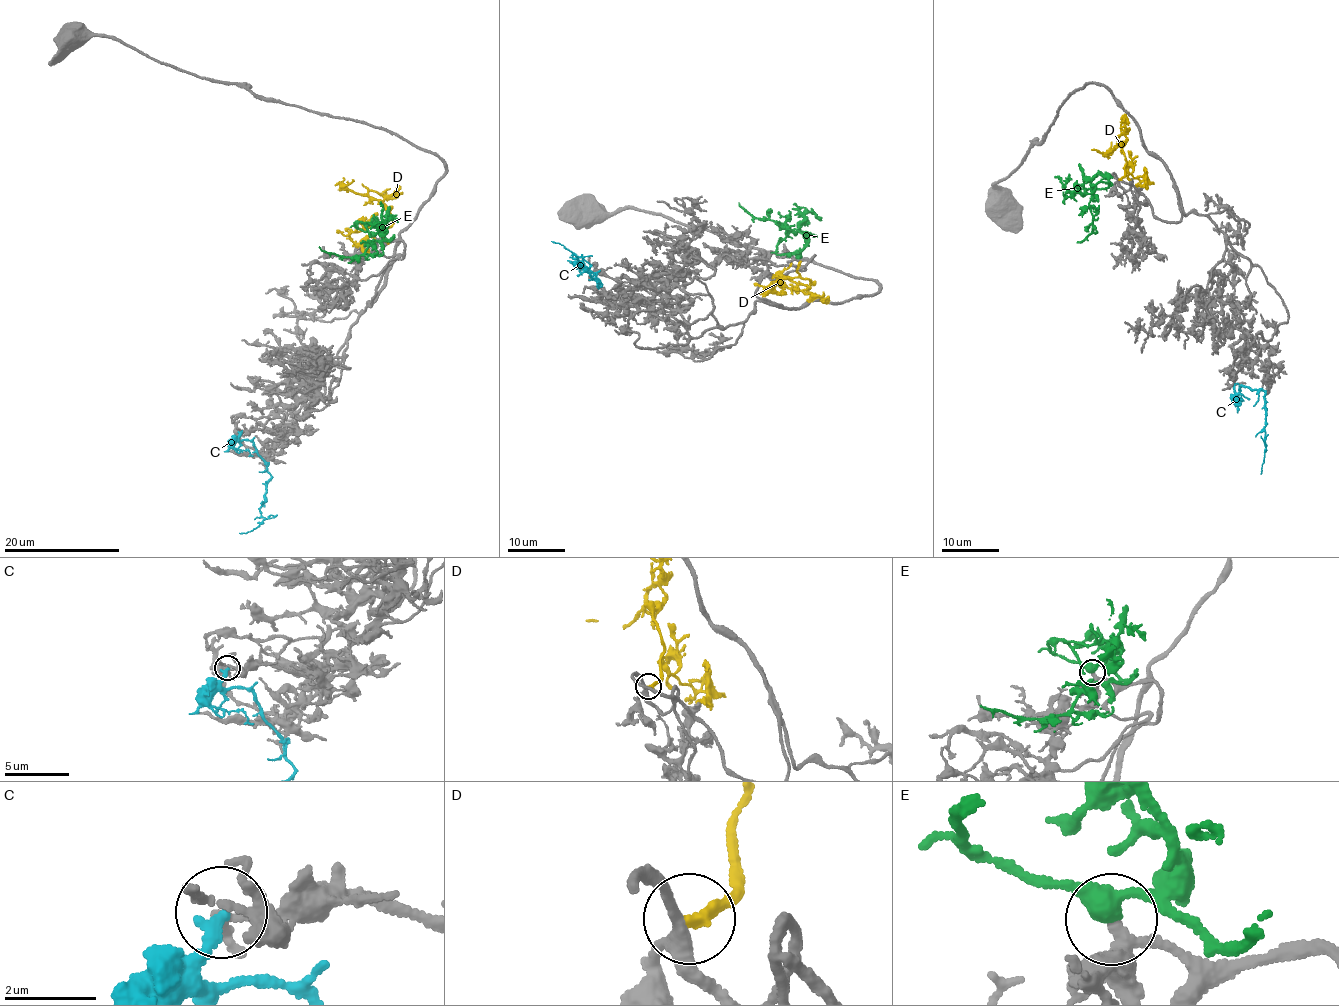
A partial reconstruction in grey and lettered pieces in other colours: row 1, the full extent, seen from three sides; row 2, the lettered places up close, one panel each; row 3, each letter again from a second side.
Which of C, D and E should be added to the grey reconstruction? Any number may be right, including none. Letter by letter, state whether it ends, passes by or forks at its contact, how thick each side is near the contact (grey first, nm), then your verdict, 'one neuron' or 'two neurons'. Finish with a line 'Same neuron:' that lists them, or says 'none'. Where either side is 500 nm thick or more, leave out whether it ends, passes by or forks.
C: it ends; calibres 130 and 260 nm; two neurons
D: it ends; calibres 280 and 260 nm; one neuron
E: it passes by; calibres 280 and 380 nm; one neuron
Same neuron: D, E

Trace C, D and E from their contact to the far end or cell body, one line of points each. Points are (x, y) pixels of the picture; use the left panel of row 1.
C: (241, 431), (238, 439), (252, 442), (270, 475), (265, 503), (259, 509), (265, 518), (262, 524), (240, 533)
D: (388, 242), (384, 239), (384, 230), (392, 224), (389, 209), (371, 198), (368, 190), (389, 195), (398, 185)
E: (374, 236), (380, 232), (392, 239), (374, 240), (363, 253), (346, 257), (318, 247)

